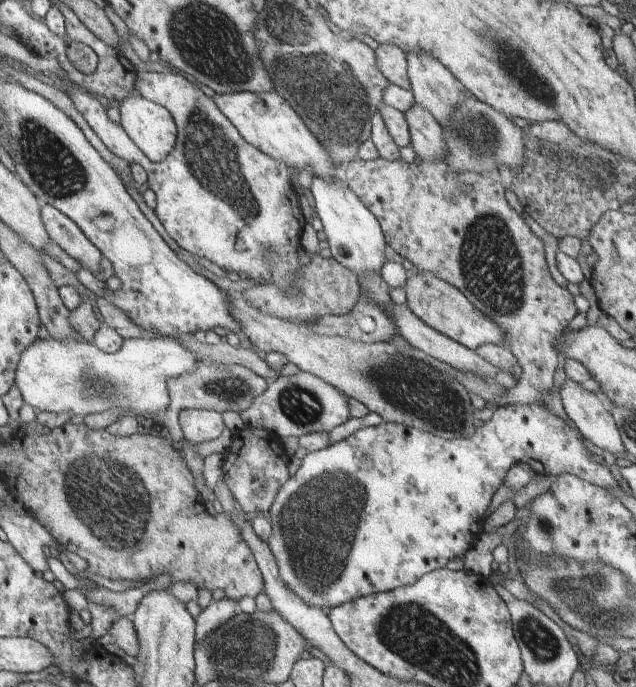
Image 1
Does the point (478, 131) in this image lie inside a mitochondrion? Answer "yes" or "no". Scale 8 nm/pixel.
yes

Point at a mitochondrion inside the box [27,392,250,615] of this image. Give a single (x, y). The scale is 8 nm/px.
(99, 483)

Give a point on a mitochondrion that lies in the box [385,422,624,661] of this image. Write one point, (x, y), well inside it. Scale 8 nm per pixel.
(575, 591)

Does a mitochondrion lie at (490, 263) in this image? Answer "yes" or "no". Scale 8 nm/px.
yes

